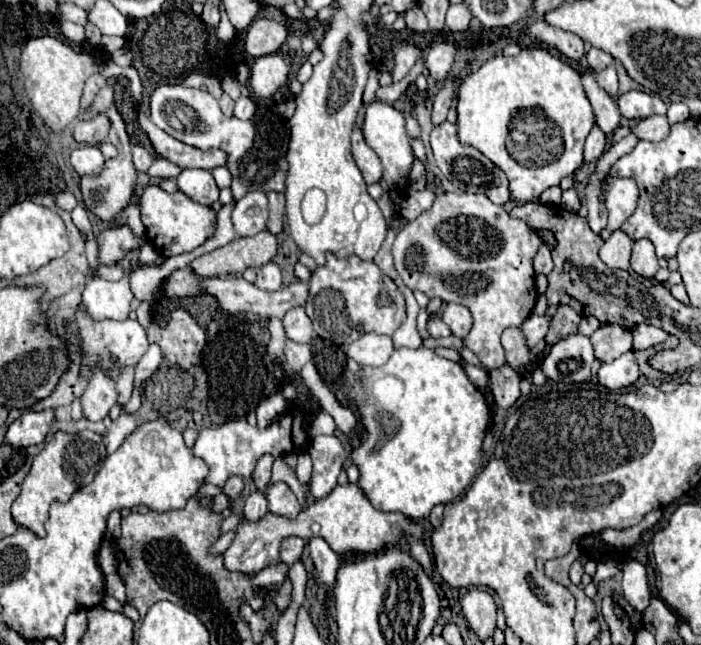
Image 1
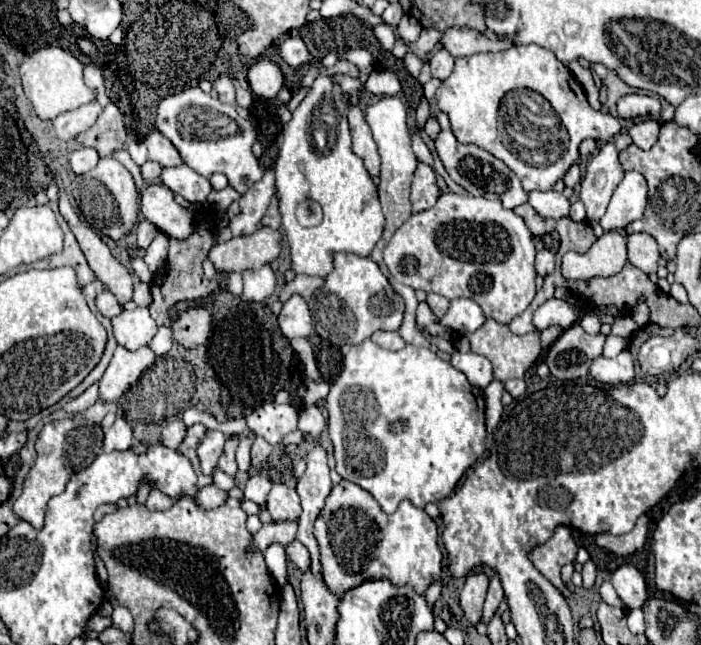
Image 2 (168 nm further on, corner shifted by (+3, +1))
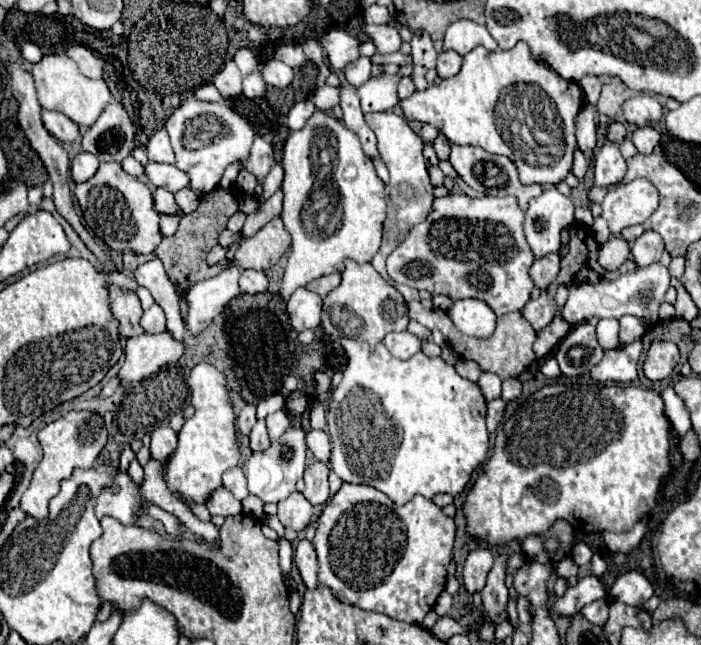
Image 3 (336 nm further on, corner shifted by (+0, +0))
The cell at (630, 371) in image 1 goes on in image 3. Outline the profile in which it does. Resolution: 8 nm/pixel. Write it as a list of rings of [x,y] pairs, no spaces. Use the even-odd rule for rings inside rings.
[[[636,340],[626,348],[606,350],[600,364],[596,364],[590,374],[596,382],[634,382],[636,380],[636,364],[642,352],[642,342]]]

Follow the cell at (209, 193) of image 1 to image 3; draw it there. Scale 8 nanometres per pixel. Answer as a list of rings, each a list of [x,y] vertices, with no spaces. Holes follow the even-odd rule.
[[[148,162],[146,164],[146,176],[150,178],[150,182],[154,186],[166,188],[170,192],[178,192],[182,188],[188,188],[188,174],[180,172],[176,166],[172,164],[156,164],[156,162]]]

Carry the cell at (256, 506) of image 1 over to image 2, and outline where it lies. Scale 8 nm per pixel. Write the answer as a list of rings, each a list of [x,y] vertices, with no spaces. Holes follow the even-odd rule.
[[[251,471],[251,477],[243,489],[245,499],[255,501],[257,505],[265,505],[267,501],[267,493],[273,487],[273,479],[267,471]]]

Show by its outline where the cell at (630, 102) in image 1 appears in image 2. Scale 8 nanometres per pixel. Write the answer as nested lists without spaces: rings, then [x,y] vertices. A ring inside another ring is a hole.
[[[635,93],[635,95],[625,95],[625,99],[617,103],[617,109],[619,109],[619,117],[623,119],[635,119],[635,117],[657,119],[661,111],[661,103],[655,97]]]

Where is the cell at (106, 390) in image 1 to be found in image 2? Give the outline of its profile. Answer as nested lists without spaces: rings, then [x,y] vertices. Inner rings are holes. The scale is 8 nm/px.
[[[117,347],[103,379],[99,381],[99,393],[103,401],[119,401],[121,395],[141,377],[141,373],[153,365],[157,355],[149,347],[141,347],[137,351],[129,351],[125,347]]]

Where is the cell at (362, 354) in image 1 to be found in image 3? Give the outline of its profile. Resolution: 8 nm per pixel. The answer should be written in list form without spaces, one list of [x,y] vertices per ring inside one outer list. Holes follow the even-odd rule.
[[[390,332],[384,336],[384,346],[400,360],[408,360],[420,350],[420,340],[410,332]]]

